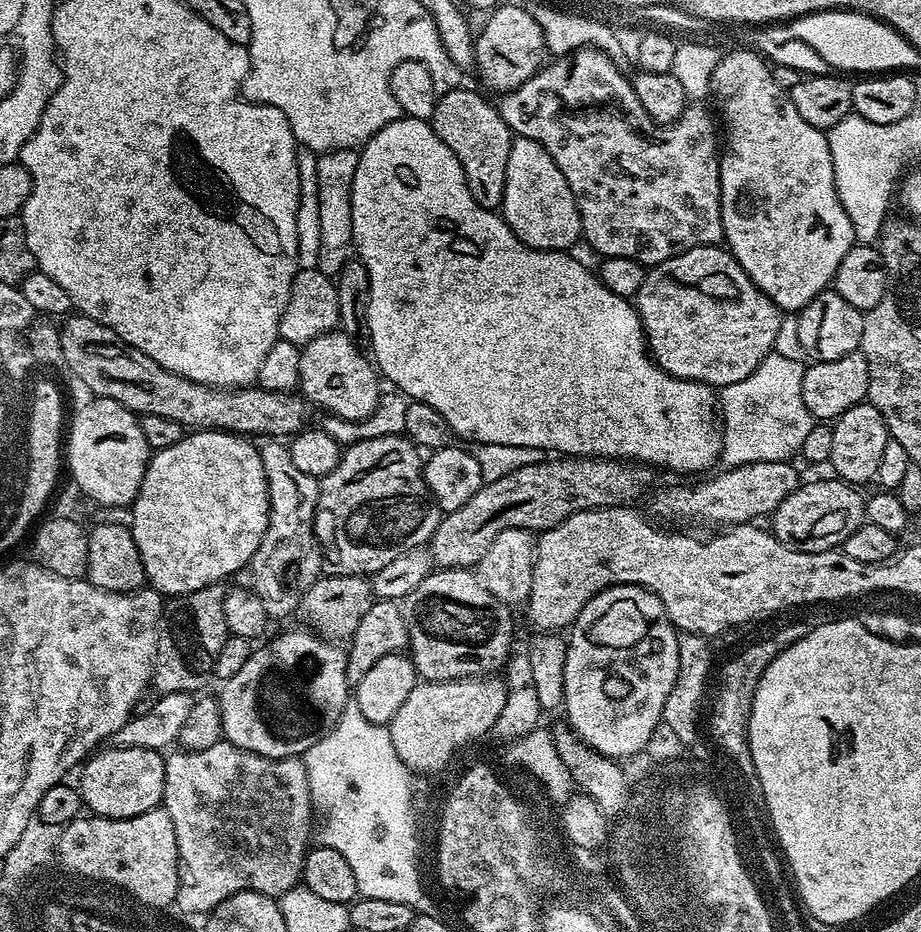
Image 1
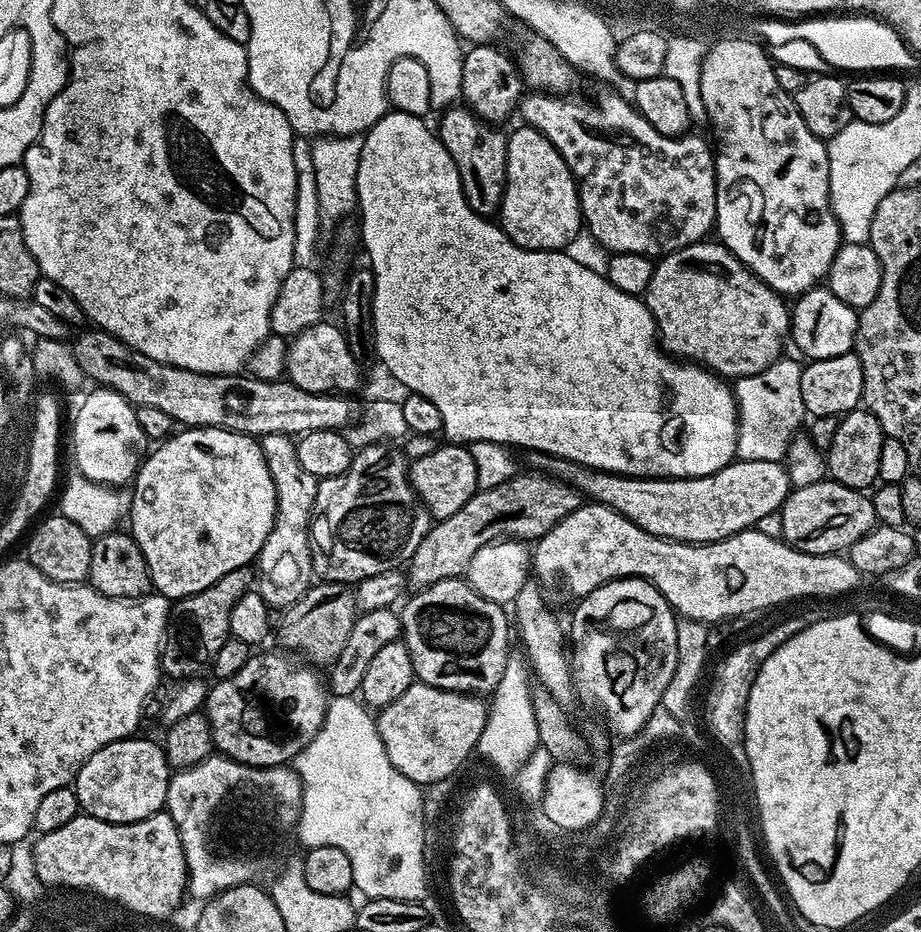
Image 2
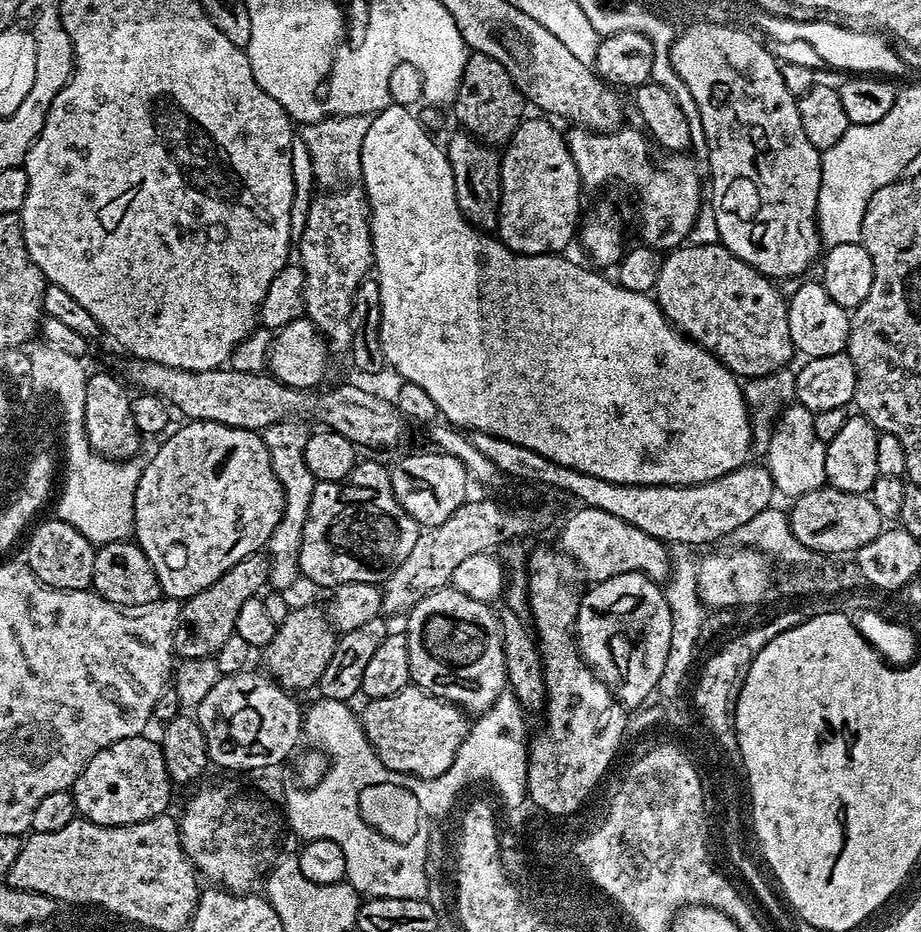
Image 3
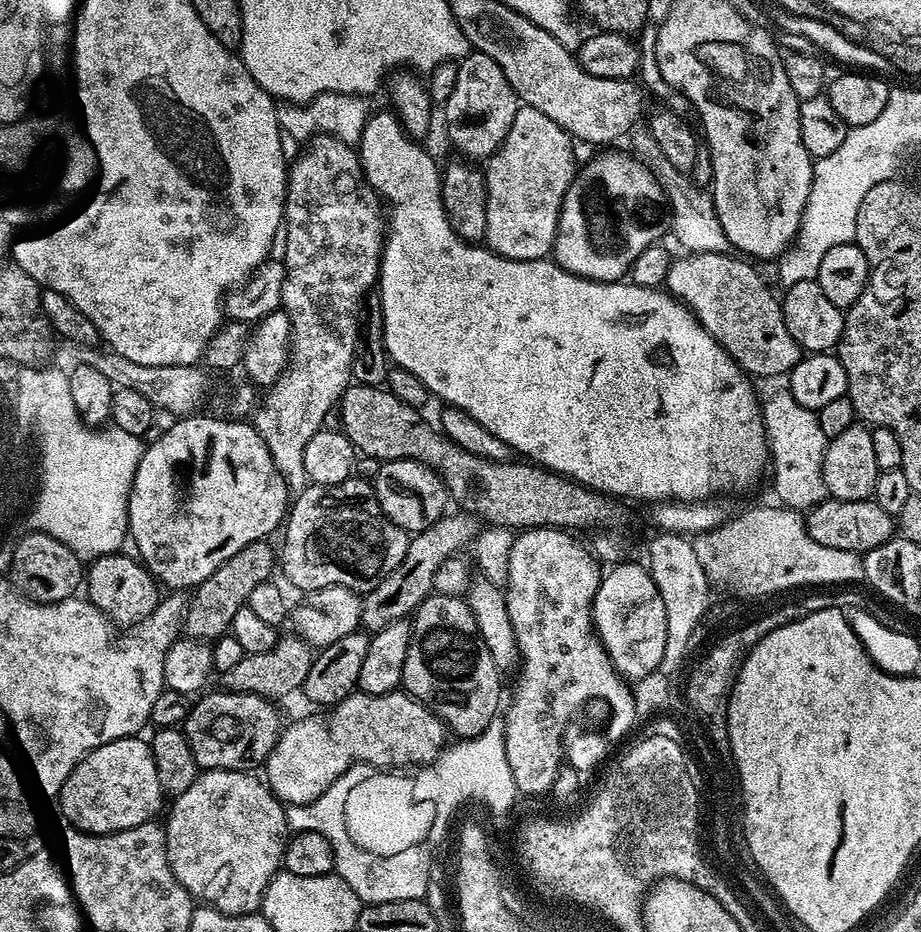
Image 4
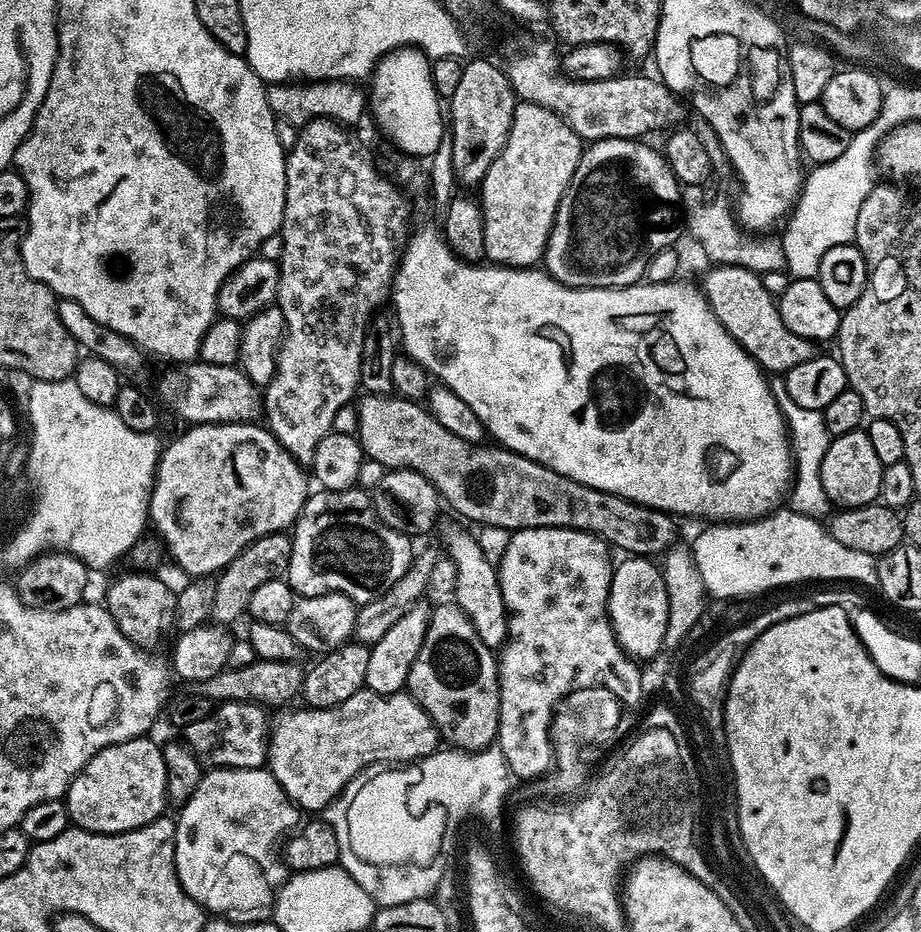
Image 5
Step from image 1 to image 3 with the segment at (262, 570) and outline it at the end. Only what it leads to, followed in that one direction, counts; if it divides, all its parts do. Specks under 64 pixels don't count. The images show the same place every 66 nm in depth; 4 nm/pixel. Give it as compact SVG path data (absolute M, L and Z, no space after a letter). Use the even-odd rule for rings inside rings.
M295 419L283 420L263 429L264 445L270 454L270 466L278 478L284 491L284 513L274 526L274 534L270 534L266 545L266 555L270 561L268 579L271 587L276 590L288 590L295 580L301 579L300 551L302 550L302 530L306 526L306 514L310 514L310 498L317 486L317 479L310 474L310 466L306 466L306 442L310 435L303 423Z

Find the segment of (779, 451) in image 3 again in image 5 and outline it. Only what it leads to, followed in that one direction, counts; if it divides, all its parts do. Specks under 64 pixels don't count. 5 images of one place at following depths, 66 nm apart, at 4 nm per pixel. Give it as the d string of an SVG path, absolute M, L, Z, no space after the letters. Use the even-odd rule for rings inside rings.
M773 375L768 382L774 400L778 402L779 410L788 427L789 443L793 454L793 481L790 485L788 504L789 507L808 517L825 519L832 510L832 503L826 490L823 489L821 480L821 462L829 449L831 436L826 430L826 422L822 410L809 410L799 406L790 392L786 389L783 375Z

